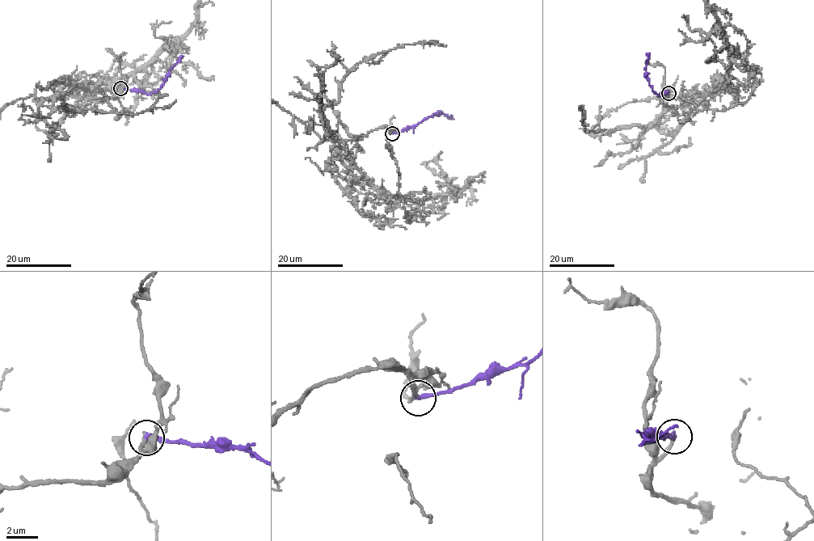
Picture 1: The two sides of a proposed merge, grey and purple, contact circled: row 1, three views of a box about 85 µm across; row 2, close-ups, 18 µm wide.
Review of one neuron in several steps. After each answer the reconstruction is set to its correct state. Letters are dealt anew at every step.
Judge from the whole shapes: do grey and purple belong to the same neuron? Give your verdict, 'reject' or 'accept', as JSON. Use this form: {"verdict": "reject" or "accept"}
{"verdict": "accept"}

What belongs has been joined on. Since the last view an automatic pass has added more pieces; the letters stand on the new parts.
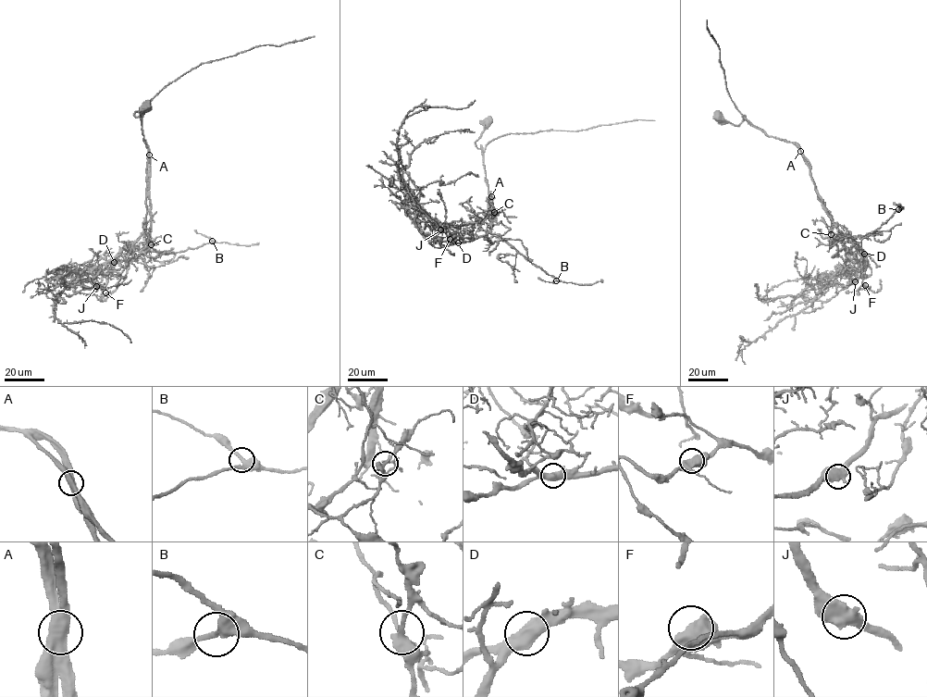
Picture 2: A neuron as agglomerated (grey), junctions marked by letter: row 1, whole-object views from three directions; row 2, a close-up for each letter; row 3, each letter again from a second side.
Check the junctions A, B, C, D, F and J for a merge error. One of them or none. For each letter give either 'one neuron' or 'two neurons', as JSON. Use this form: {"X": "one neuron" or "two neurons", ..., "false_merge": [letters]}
{"A": "one neuron", "B": "one neuron", "C": "one neuron", "D": "one neuron", "F": "one neuron", "J": "one neuron", "false_merge": []}

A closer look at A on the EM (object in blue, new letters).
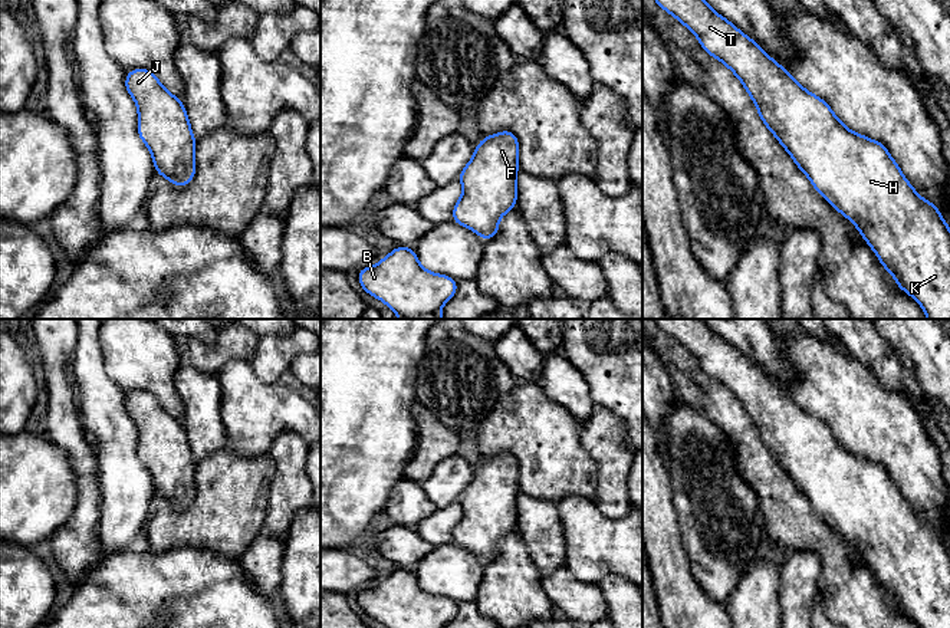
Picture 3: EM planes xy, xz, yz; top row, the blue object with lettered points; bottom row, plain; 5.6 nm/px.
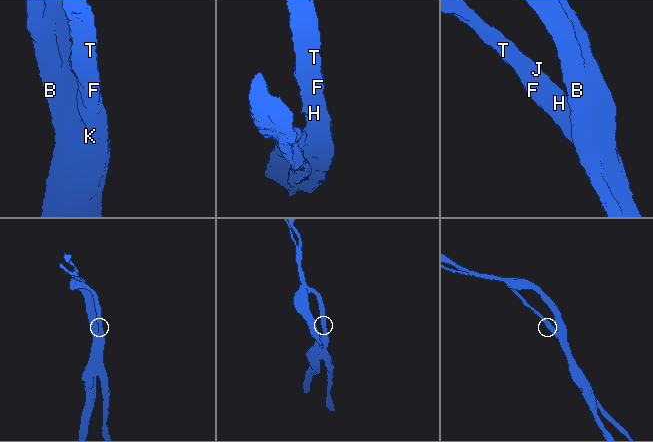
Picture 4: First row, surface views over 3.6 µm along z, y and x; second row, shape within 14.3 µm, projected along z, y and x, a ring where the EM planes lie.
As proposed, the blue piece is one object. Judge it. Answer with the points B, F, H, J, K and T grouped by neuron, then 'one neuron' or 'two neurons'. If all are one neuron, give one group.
groups B F H J K T; one neuron

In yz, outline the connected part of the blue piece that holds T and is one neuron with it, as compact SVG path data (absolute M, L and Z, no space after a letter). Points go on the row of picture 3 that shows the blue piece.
M655 0L655 3L691 30L701 47L739 78L753 99L760 119L789 152L798 168L835 210L855 224L884 269L894 276L895 285L917 300L927 319L950 319L950 227L939 208L920 197L905 180L885 145L848 129L824 99L808 92L756 42L716 13L704 0Z

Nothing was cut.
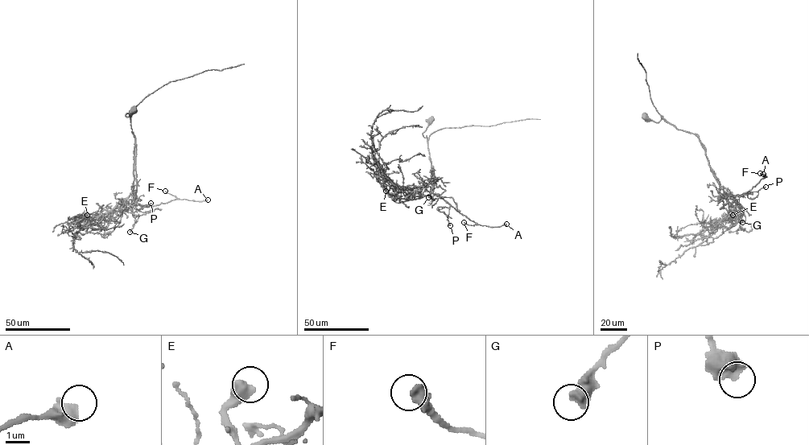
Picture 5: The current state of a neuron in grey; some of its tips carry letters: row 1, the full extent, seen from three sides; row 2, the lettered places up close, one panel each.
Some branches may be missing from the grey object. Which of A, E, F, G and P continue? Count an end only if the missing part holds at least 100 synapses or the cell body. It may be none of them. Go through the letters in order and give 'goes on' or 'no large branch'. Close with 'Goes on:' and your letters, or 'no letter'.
A: no large branch
E: no large branch
F: no large branch
G: no large branch
P: no large branch
Goes on: no letter

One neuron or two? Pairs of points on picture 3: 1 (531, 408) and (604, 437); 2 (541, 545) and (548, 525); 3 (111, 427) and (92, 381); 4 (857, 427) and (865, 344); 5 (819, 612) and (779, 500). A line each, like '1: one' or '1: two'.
1: two
2: one
3: one
4: two
5: two

